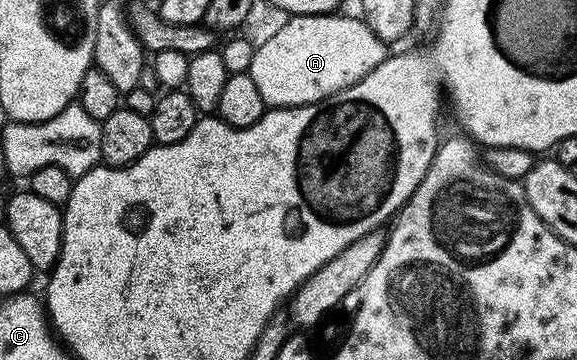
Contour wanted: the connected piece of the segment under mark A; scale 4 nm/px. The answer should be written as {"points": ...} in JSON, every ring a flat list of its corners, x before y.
{"points":[[289,16,277,33,256,45,256,54,247,72,262,94,265,106,289,109,321,101,358,83,383,63,385,42,377,39,367,21,359,16,340,16]]}

